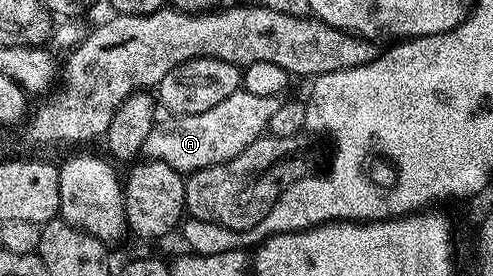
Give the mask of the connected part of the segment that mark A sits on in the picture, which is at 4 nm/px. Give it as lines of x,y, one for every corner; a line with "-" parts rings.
240,88
232,92
228,100
220,100
216,108
208,108
208,112
170,116
167,122
155,121
152,132
148,132
148,140
144,140
141,153
149,161
168,164
168,168
178,170
184,176
224,164
247,153
255,140
267,133
268,120
272,120
282,101
279,96
252,96
252,92

